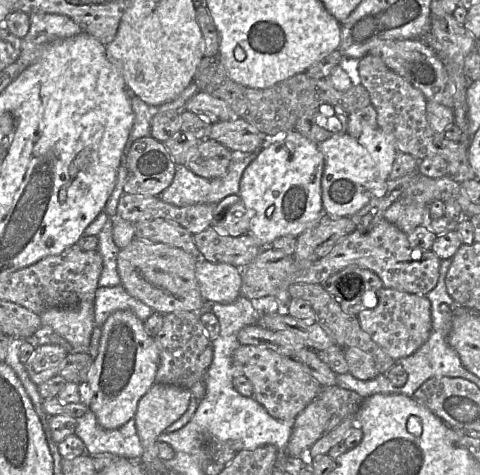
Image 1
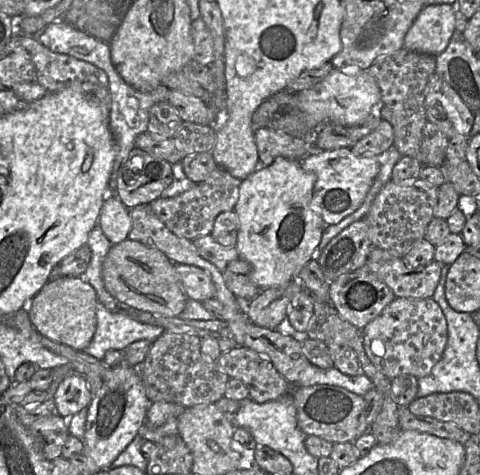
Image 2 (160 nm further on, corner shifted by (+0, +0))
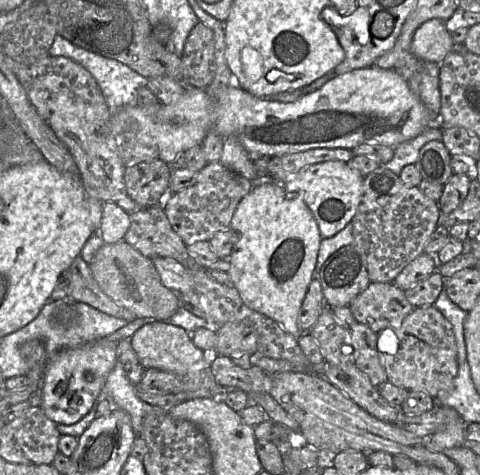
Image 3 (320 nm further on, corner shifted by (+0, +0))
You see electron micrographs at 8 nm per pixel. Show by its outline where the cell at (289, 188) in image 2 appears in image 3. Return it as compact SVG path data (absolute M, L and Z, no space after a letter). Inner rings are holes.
M278 182L251 187L235 209L230 228L236 234L236 242L228 257L231 284L238 290L246 306L272 318L285 332L298 339L303 332L297 325L298 312L312 280L322 239L317 222L302 195L287 193Z

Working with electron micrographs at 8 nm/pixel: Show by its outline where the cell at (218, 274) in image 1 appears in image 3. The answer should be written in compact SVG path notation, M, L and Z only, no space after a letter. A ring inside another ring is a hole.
M155 257L152 261L164 286L177 294L194 291L194 280L189 268L168 257Z

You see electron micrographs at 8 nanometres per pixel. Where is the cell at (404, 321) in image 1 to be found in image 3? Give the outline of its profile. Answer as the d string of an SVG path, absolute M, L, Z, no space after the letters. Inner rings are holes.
M422 306L422 307L416 307L401 323L399 327L388 327L384 330L382 330L378 335L393 332L395 336L397 337L398 346L397 350L394 353L386 353L386 352L379 352L379 358L381 365L385 369L387 379L390 383L394 384L397 387L404 388L408 391L421 391L425 392L428 395L430 395L435 400L436 405L436 397L441 391L451 391L453 389L453 383L454 379L457 376L458 373L458 362L457 362L457 346L456 346L456 339L454 336L453 326L452 324L444 317L444 315L434 306Z

